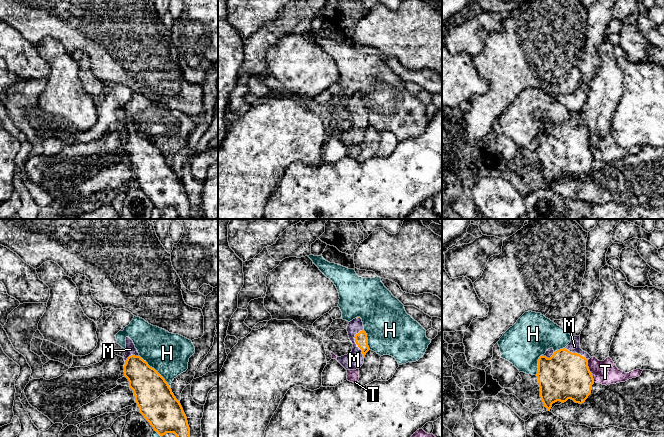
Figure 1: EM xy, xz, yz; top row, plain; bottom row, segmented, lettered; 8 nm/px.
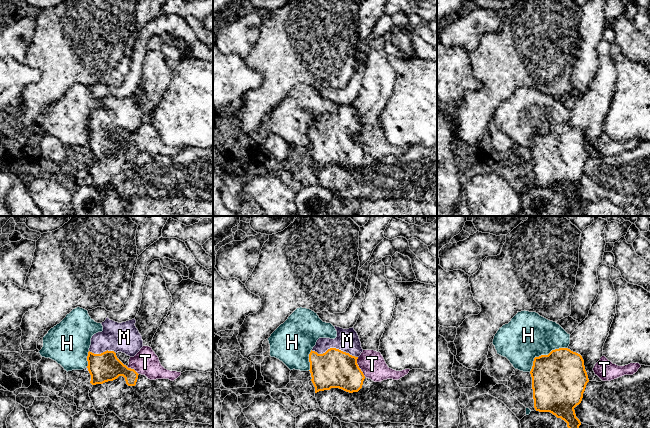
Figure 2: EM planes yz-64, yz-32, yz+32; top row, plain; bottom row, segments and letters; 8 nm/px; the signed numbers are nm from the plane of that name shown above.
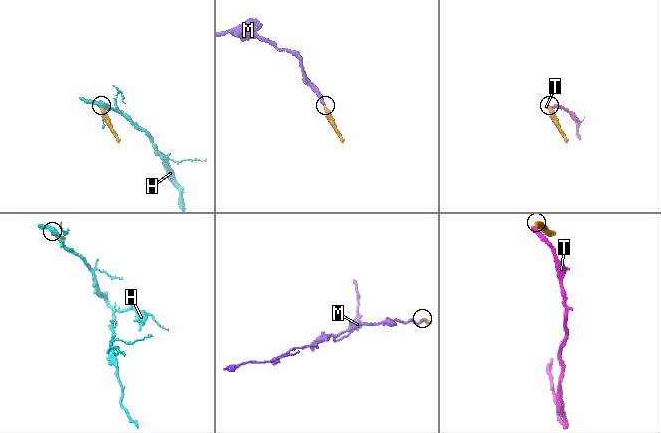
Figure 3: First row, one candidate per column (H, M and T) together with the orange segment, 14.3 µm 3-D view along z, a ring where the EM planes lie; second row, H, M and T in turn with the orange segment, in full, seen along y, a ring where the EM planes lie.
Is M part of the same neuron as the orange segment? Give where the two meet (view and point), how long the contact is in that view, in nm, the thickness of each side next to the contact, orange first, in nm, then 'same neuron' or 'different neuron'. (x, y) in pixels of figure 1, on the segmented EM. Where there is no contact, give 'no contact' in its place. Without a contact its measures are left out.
xz (356, 343) | 240 nm | 100/150 nm | same neuron

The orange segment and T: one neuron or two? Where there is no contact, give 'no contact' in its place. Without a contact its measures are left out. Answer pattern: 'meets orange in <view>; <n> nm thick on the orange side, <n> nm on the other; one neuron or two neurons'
meets orange in yz; 380 nm thick on the orange side, 190 nm on the other; two neurons

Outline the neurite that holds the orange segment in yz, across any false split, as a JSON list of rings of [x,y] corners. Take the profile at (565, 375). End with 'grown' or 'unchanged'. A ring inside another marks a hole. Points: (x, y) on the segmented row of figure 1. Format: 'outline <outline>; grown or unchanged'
outline [[[571,336],[571,341],[565,348],[557,351],[550,348],[539,357],[536,376],[540,387],[540,397],[547,411],[550,411],[552,404],[557,401],[564,403],[571,399],[579,404],[585,402],[594,384],[588,367],[590,358],[590,355],[580,348],[580,336]]]; grown

